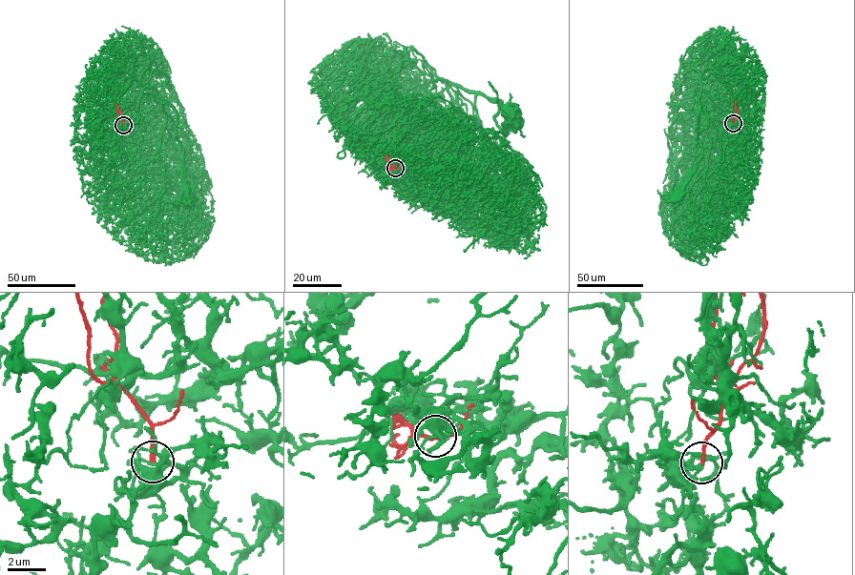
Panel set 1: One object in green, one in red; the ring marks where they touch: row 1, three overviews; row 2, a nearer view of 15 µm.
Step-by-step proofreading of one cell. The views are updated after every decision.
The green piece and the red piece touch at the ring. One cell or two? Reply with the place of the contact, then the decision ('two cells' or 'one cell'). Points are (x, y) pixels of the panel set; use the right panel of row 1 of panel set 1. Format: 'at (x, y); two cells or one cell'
at (733, 123); two cells

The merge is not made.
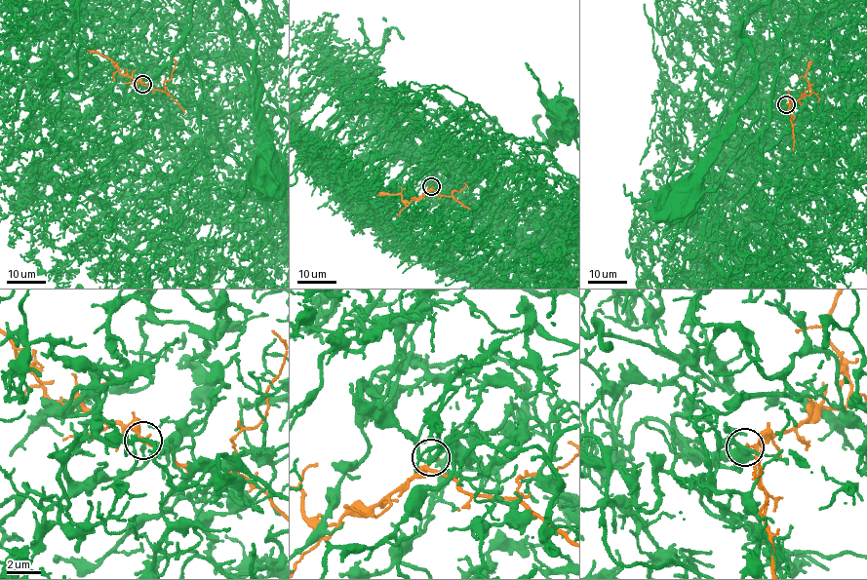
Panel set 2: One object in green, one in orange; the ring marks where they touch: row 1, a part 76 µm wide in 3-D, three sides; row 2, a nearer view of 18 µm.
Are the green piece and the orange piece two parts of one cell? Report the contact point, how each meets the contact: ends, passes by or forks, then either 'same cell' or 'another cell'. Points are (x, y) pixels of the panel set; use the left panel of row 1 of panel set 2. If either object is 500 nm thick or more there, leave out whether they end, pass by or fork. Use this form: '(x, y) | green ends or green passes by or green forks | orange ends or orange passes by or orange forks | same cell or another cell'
(142, 84) | green ends | orange passes by | another cell

